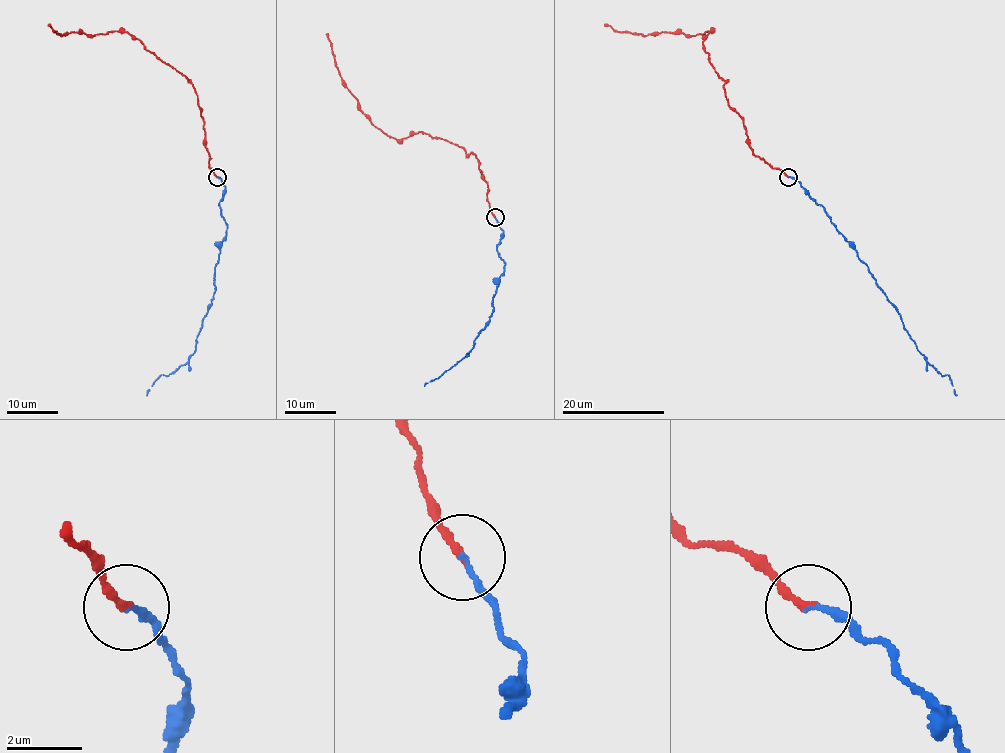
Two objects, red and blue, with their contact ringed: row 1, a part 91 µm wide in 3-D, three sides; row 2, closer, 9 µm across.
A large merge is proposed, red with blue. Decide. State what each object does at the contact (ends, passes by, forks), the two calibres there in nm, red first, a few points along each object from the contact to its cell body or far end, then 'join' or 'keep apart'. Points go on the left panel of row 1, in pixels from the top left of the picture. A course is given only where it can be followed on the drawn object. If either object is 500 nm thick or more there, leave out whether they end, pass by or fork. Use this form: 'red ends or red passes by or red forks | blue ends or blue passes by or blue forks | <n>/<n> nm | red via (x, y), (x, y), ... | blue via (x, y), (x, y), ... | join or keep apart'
red ends | blue ends | 200/140 nm | red via (217, 177), (209, 167), (201, 108), (197, 104), (195, 88), (189, 81), (125, 31), (61, 35), (48, 24) | blue via (217, 177), (226, 187), (219, 206), (227, 234), (215, 266), (212, 305), (190, 358), (162, 375), (146, 395) | join

